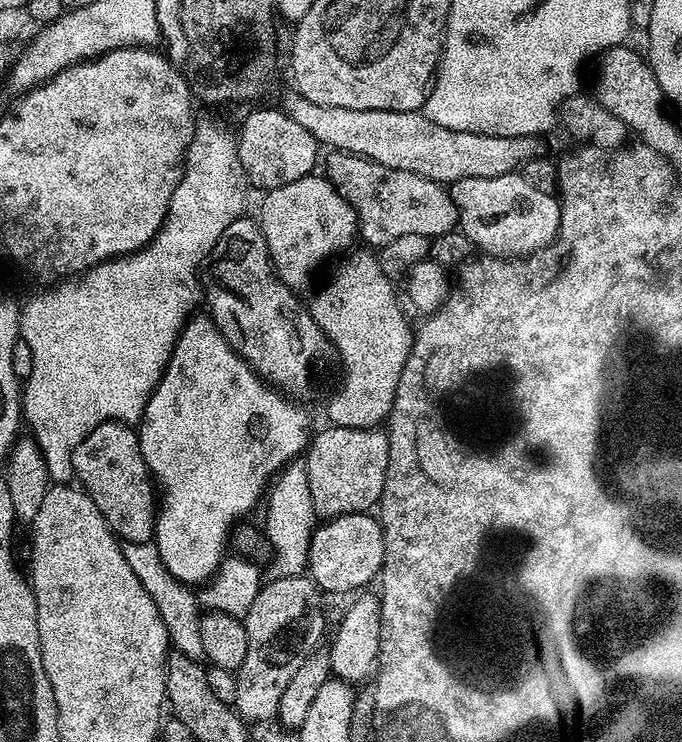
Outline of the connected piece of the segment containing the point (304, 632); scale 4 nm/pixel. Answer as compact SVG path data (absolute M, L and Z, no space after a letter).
M308 574L302 576L279 576L272 579L273 581L268 584L265 583L260 589L260 593L254 598L253 605L250 606L249 612L246 613L242 619L244 621L244 629L246 630L246 638L248 639L248 645L246 646L246 662L242 662L240 671L235 673L236 677L236 702L235 709L241 720L247 722L249 725L255 726L260 724L263 720L273 719L276 716L278 706L282 702L282 694L286 691L286 686L290 686L290 678L294 678L294 673L304 665L306 657L311 656L313 652L317 651L321 647L320 639L324 636L324 600L320 588Z

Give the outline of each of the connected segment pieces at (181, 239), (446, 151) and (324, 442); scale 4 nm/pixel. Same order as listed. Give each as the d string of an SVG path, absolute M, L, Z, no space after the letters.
M197 119L196 133L192 135L188 154L184 158L184 171L168 203L168 219L161 226L159 234L139 252L132 252L129 256L117 256L115 260L104 260L101 264L95 264L93 268L89 268L87 272L77 275L75 278L65 278L59 281L55 286L49 287L52 288L49 292L40 293L28 305L25 303L21 307L20 339L26 342L26 346L30 346L30 354L34 354L32 373L26 378L26 383L22 388L22 416L27 427L28 424L32 427L31 437L39 446L40 453L44 455L48 475L53 481L68 482L73 479L72 455L78 442L82 442L82 438L86 438L86 434L90 434L90 430L94 430L107 420L118 420L121 424L132 426L143 417L148 400L152 397L157 382L164 376L164 369L168 367L168 361L172 359L172 351L176 348L180 332L193 315L194 309L192 307L196 304L196 284L192 281L192 275L196 272L196 263L204 259L207 261L212 256L212 248L218 242L218 238L222 238L222 230L226 230L226 226L230 226L230 222L237 220L243 213L240 211L244 208L244 191L249 191L250 185L242 170L242 162L238 158L236 142L237 137L233 133L231 136L218 121Z
M289 90L284 96L283 111L298 126L314 134L317 145L337 152L351 152L363 156L387 168L416 172L422 178L430 178L436 184L451 186L462 178L498 178L523 169L526 162L541 155L539 136L491 136L462 130L450 130L438 126L429 116L419 112L395 112L394 110L350 110L342 106L318 106Z
M327 426L311 437L306 449L312 511L325 521L355 512L371 513L380 503L388 469L388 434L375 428Z

